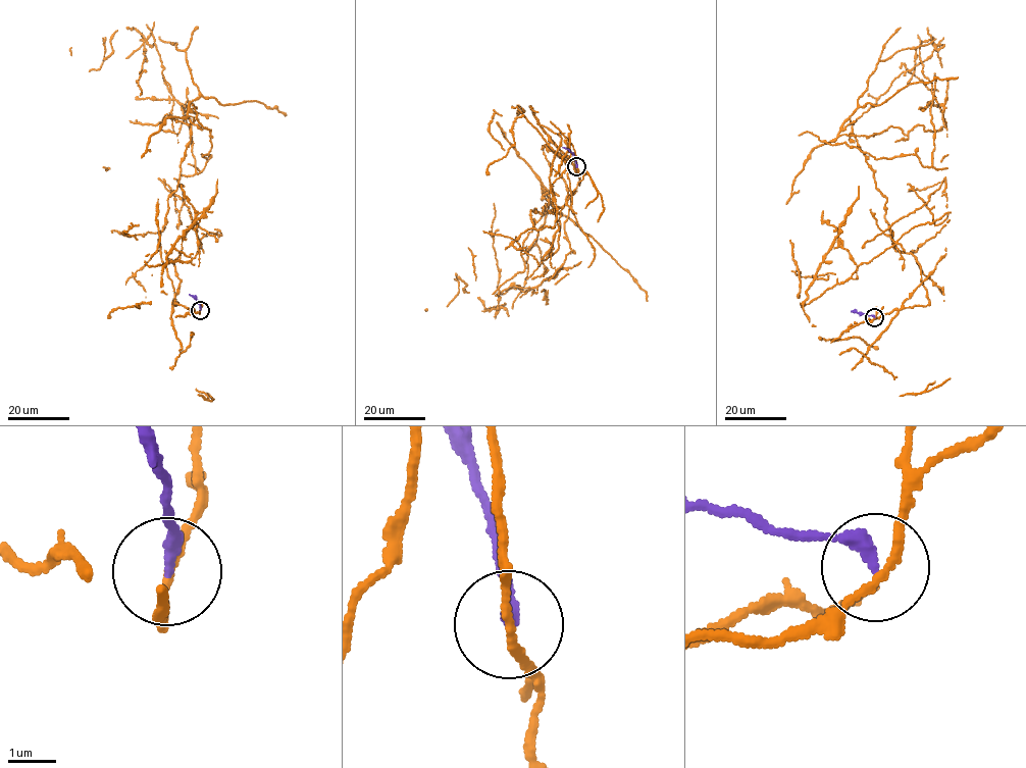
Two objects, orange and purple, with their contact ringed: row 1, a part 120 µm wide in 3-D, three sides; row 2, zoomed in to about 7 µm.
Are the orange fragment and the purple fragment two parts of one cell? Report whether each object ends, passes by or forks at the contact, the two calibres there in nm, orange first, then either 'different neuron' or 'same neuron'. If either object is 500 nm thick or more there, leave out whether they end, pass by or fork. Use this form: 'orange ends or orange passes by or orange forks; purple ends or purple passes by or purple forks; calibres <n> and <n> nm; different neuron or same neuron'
orange passes by; purple ends; calibres 150 and 280 nm; different neuron

